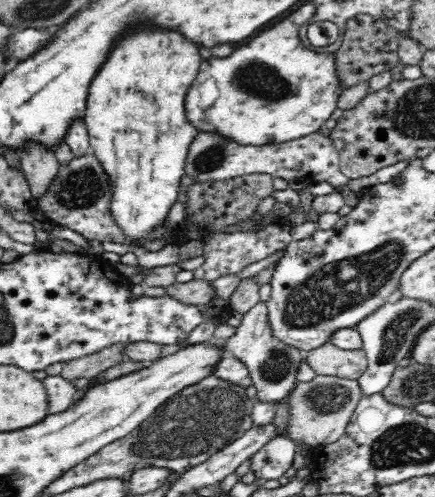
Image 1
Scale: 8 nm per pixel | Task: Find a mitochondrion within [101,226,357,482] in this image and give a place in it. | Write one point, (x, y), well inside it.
(195, 426)

